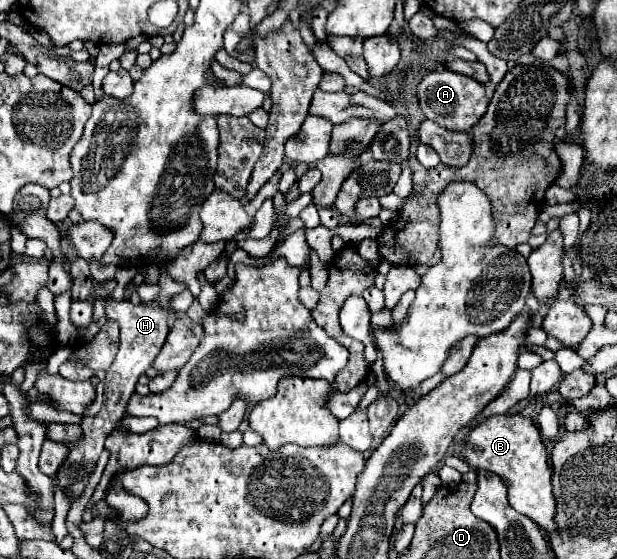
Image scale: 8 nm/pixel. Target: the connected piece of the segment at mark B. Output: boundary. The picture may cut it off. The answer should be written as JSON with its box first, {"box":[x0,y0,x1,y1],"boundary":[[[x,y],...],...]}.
{"box":[463,415,559,533],"boundary":[[[497,415],[471,427],[465,437],[463,457],[473,469],[487,469],[503,479],[509,489],[509,505],[533,519],[547,533],[559,531],[555,523],[555,497],[551,487],[553,469],[547,463],[547,449],[533,419],[519,415]]]}

